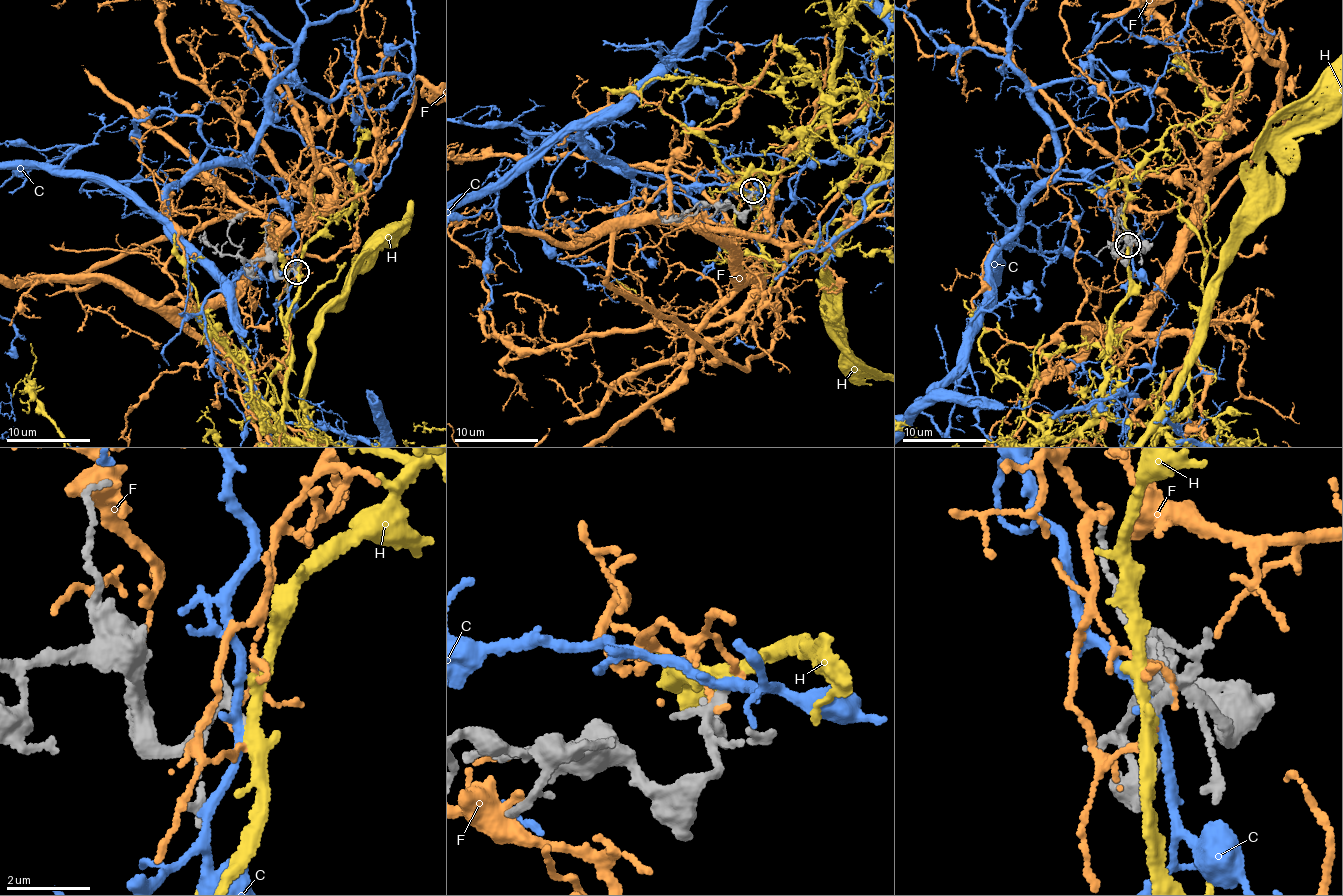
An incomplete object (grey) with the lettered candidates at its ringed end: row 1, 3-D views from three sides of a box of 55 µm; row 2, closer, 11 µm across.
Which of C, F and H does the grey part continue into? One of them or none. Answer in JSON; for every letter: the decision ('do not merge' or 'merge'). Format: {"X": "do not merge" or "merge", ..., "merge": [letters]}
{"C": "do not merge", "F": "do not merge", "H": "merge", "merge": ["H"]}

